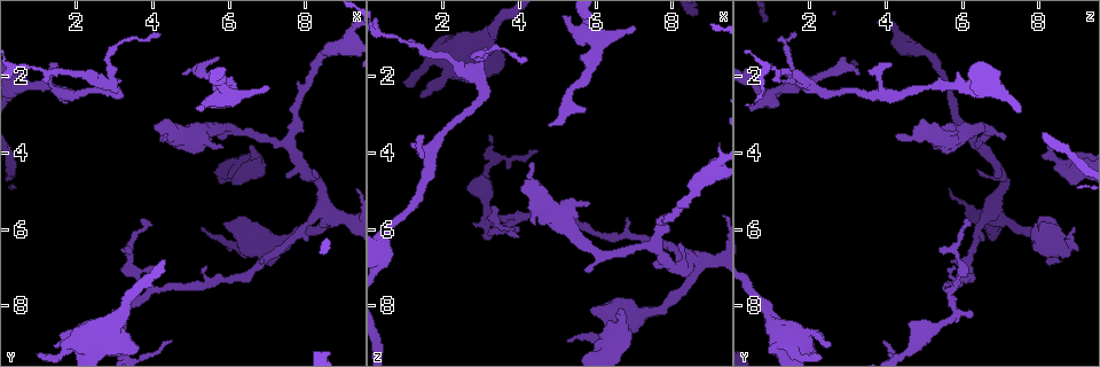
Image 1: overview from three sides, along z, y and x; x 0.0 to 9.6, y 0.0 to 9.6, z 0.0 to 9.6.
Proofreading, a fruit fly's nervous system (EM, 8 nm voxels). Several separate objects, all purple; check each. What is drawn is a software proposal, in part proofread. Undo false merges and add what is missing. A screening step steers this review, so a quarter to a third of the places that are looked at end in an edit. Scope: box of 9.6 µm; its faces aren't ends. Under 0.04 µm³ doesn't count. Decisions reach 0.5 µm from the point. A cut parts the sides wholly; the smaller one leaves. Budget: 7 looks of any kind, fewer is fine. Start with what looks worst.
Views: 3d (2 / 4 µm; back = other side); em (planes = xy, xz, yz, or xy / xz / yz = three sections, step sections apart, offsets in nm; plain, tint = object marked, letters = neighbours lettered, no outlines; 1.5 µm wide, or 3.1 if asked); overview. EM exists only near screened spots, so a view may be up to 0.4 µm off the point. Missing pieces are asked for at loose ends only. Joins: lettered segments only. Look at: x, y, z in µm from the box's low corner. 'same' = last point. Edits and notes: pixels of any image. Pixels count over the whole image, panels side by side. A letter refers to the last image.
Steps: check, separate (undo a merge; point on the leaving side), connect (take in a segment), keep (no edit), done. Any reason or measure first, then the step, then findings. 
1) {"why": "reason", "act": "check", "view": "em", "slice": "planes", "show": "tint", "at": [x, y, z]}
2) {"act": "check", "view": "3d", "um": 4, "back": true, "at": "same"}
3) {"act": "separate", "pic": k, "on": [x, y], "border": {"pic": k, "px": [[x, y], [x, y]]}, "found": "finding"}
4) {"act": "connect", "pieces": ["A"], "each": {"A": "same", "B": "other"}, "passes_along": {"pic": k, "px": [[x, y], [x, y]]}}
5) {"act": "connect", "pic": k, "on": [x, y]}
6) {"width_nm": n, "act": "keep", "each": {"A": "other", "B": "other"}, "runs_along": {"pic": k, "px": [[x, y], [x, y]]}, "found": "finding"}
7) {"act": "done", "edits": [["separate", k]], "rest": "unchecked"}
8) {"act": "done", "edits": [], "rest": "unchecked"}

{"why": "thick end", "act": "check", "view": "em", "slice": "xy", "step": 4, "show": "tint", "at": [6.60, 3.75, 8.25]}

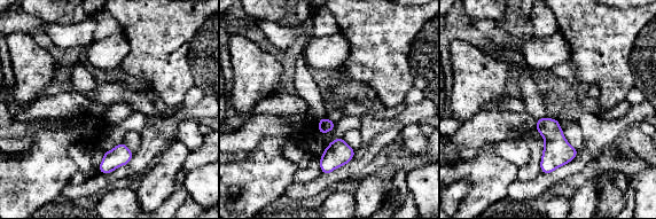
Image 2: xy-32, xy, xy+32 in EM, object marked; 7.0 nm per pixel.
{"why": "cut it another way", "act": "check", "view": "em", "slice": "planes", "show": "letters", "at": "same"}

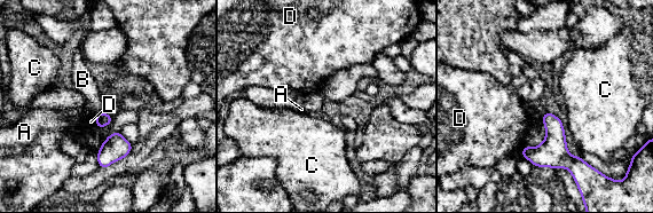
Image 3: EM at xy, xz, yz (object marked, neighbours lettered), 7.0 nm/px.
{"act": "keep", "each": {"A": "other", "B": "other", "C": "other", "D": "other"}, "border": {"pic": 3, "px": [[102, 111], [94, 115]]}, "found": "no lettered segment goes on from it"}

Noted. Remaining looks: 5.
{"why": "an open end", "act": "check", "view": "3d", "um": 4, "at": [4.80, 1.90, 3.30]}

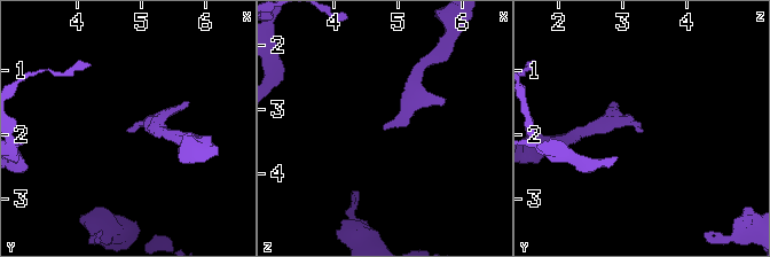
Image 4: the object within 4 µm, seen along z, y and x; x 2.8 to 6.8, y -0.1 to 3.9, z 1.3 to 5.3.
{"why": "need the tissue", "act": "check", "view": "em", "slice": "xz", "step": 4, "show": "tint", "at": [4.80, 1.95, 3.30]}

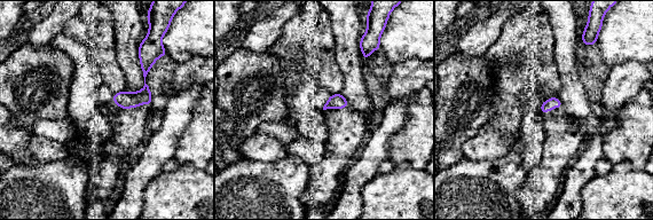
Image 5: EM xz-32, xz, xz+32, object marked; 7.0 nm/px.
{"why": "another direction", "act": "check", "view": "em", "slice": "planes", "show": "letters", "at": "same"}

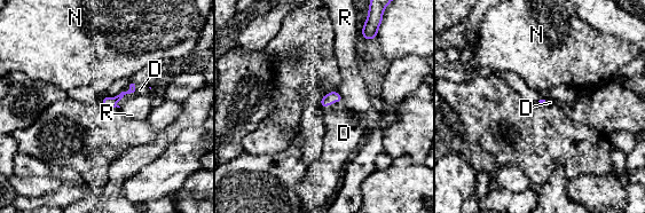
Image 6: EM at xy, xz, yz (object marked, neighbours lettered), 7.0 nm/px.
{"act": "connect", "pieces": ["D"], "each": {"D": "same", "N": "other", "R": "other"}, "found": "the cell continues"}

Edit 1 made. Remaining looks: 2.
{"act": "done", "edits": [["connect", 6]], "rest": "unchecked"}

